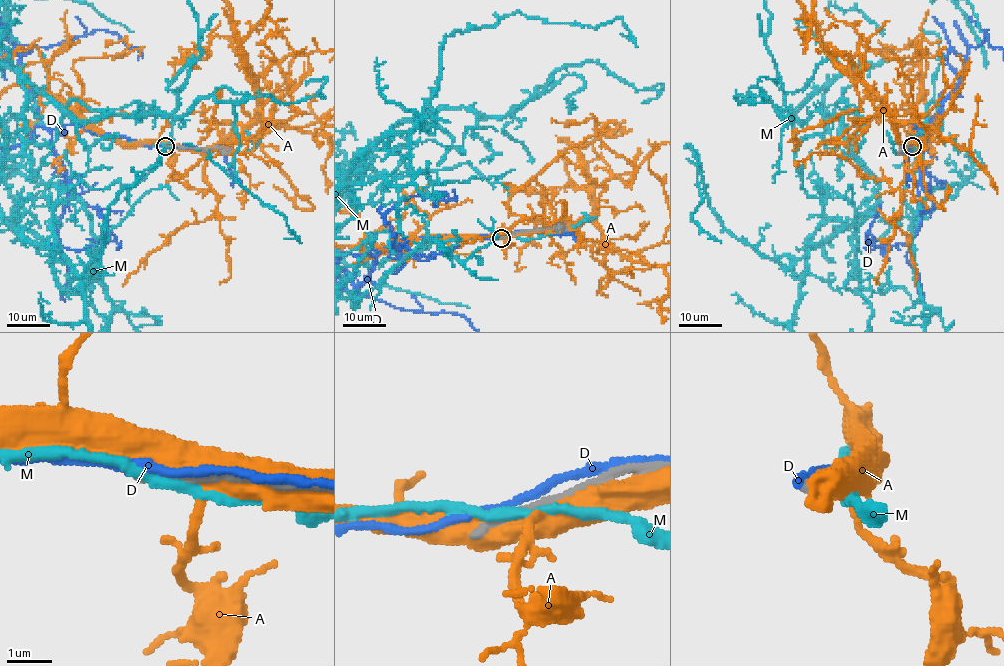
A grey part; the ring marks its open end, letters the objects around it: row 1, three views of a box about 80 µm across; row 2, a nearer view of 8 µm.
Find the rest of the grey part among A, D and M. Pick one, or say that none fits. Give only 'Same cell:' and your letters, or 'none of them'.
Same cell: none of them

